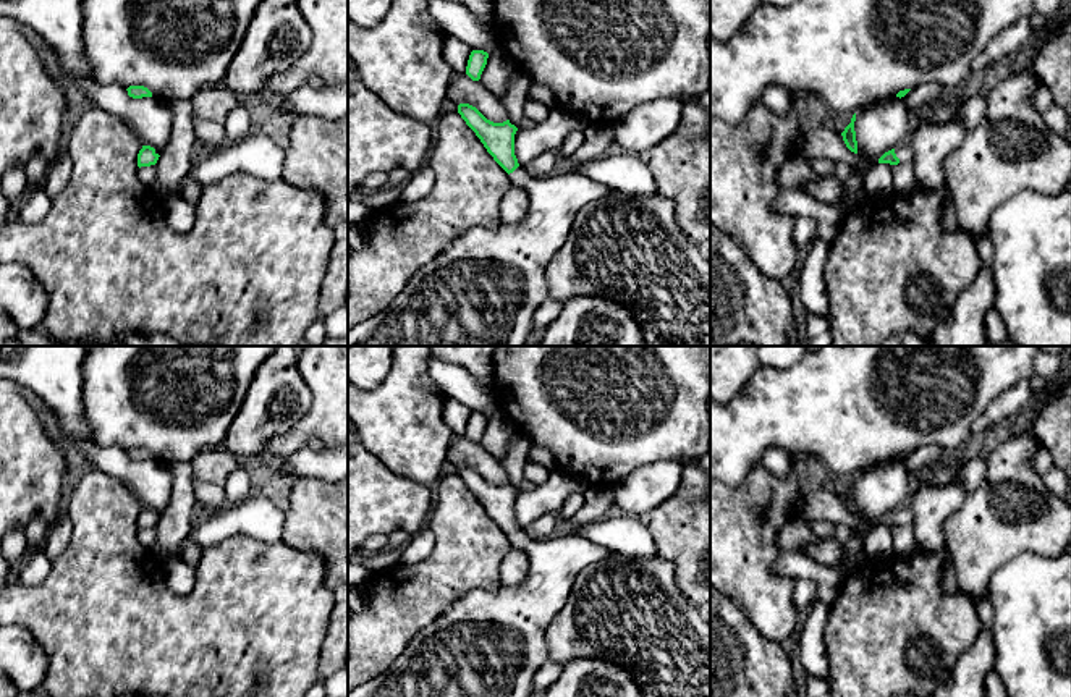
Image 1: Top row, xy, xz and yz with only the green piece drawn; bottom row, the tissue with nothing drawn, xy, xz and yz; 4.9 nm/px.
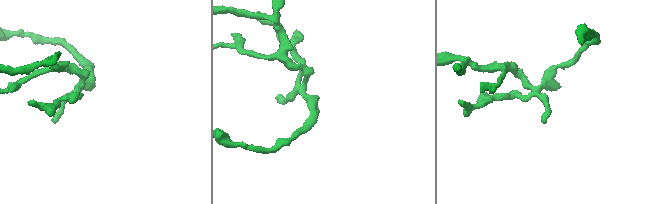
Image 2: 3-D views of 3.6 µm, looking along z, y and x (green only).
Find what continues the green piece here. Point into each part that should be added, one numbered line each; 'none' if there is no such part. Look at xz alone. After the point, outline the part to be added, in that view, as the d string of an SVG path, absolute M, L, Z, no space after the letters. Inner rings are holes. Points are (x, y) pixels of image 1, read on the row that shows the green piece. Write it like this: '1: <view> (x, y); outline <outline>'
1: xz (482, 290); outline M523 167L510 173L511 183L529 196L529 209L518 225L472 226L419 268L383 312L348 330L348 346L524 346L532 332L532 315L548 299L545 272L568 239L578 213L612 189L571 170L548 178L532 178Z

